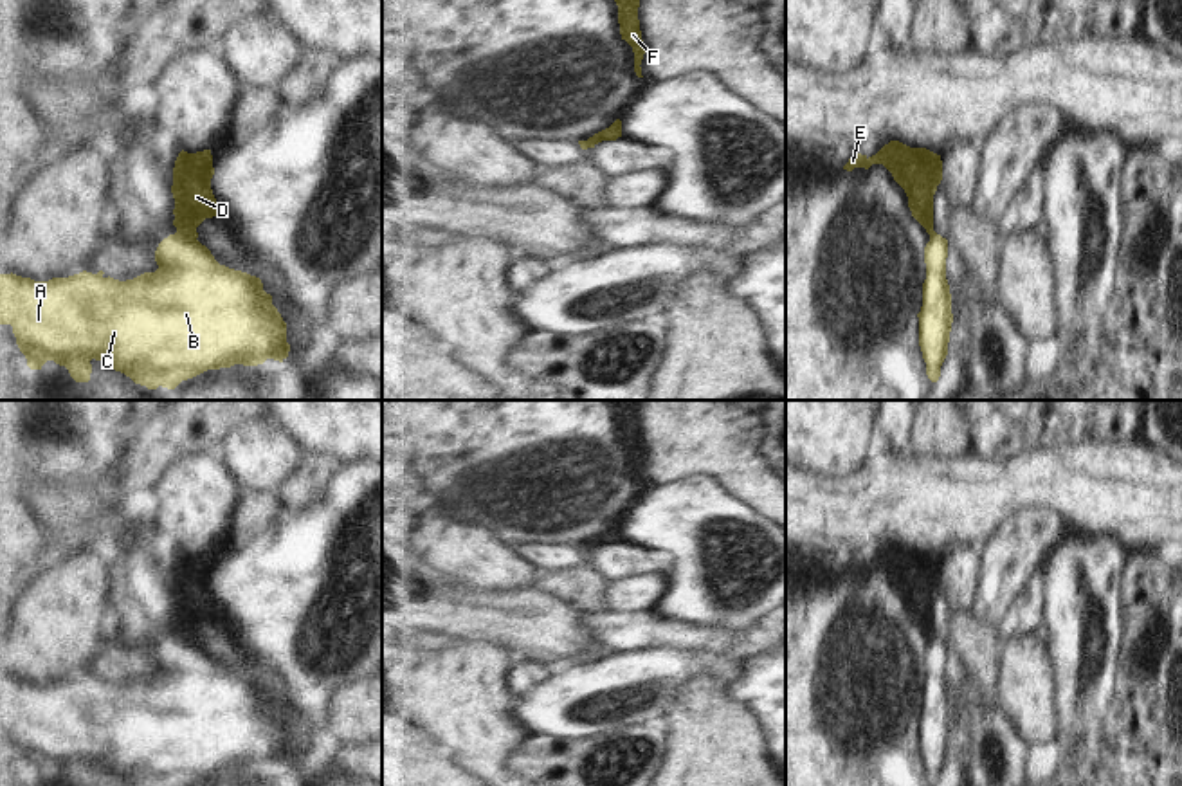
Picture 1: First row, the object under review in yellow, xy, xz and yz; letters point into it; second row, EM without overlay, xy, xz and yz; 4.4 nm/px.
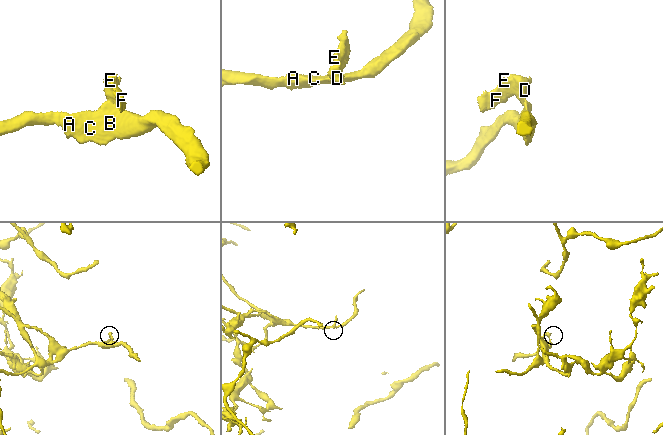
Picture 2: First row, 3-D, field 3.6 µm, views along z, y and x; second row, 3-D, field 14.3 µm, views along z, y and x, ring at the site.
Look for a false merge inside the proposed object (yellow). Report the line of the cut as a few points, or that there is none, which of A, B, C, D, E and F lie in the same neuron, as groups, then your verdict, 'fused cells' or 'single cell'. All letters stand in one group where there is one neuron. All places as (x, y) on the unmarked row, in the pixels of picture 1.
cut in xy along (177, 633), (195, 644); A B C / D E F; fused cells

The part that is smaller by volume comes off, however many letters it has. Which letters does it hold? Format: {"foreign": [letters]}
{"foreign": ["D", "E", "F"]}

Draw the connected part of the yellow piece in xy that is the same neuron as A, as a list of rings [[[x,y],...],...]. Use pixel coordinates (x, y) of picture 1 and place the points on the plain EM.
[[[182,635],[164,642],[157,654],[155,676],[119,685],[97,678],[79,676],[68,681],[34,685],[16,678],[0,678],[0,728],[11,728],[20,755],[31,773],[41,773],[47,764],[65,770],[76,786],[88,786],[90,764],[124,777],[133,786],[182,786],[207,773],[234,768],[258,770],[267,763],[283,766],[288,761],[286,727],[263,694],[259,681],[220,669],[211,654]]]

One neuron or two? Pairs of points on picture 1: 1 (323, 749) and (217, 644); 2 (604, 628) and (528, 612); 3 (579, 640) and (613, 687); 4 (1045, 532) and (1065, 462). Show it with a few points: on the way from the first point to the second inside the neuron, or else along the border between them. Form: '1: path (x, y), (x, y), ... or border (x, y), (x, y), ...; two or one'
1: path (298, 720), (280, 694), (245, 666); one
2: border (584, 617), (584, 626), (608, 655); two
3: border (606, 655), (595, 660), (568, 662), (555, 669); two
4: border (1009, 518), (1033, 509), (1049, 509), (1071, 530); two

